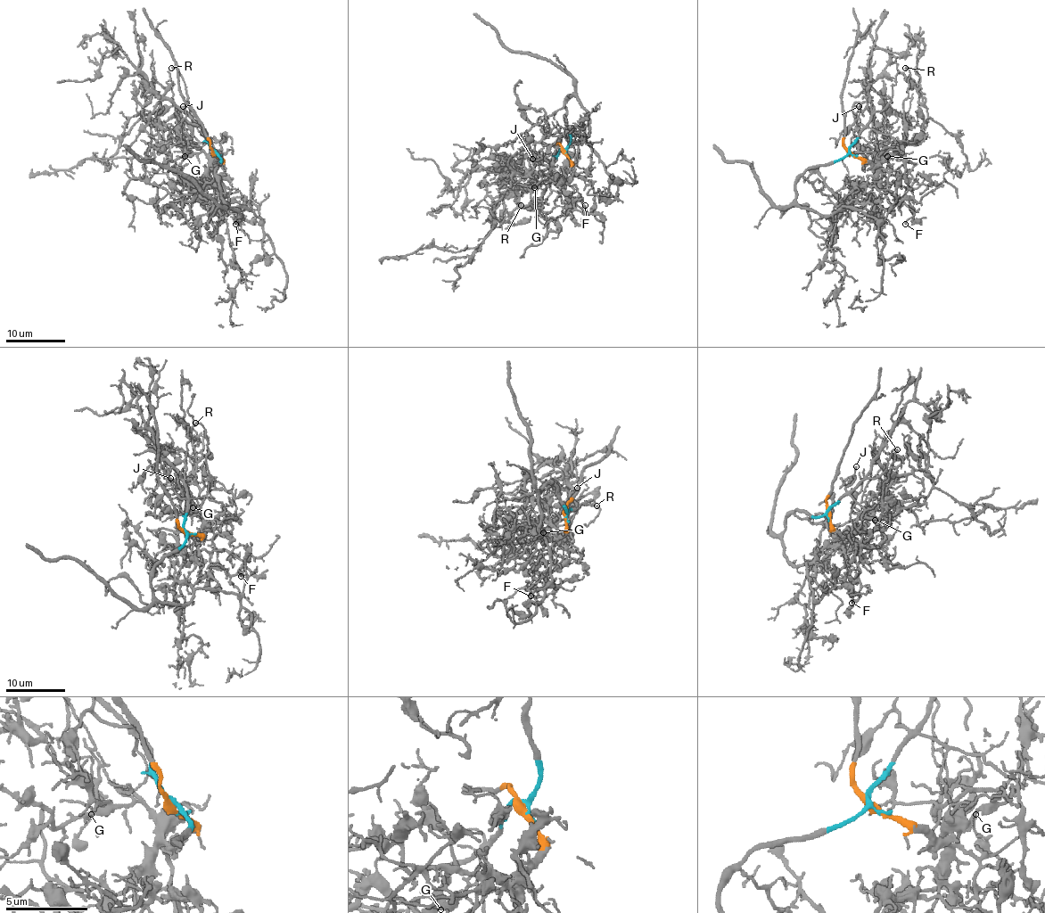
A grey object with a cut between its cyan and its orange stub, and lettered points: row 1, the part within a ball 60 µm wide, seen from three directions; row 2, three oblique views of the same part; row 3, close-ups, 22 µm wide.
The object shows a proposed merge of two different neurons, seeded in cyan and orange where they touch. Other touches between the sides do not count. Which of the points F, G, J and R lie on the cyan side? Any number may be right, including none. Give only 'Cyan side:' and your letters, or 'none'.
Cyan side: J

